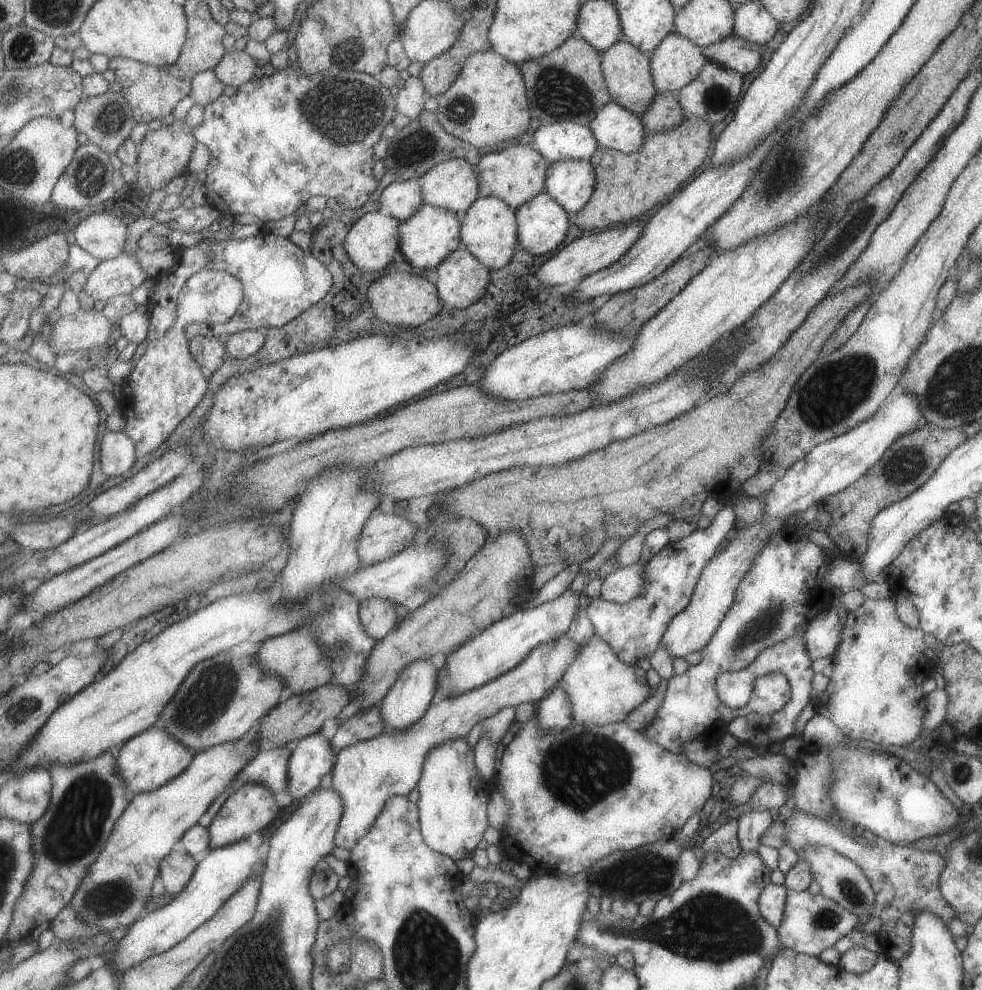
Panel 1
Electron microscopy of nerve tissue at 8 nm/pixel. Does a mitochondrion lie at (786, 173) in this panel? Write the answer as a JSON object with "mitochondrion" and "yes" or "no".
{"mitochondrion":"yes"}

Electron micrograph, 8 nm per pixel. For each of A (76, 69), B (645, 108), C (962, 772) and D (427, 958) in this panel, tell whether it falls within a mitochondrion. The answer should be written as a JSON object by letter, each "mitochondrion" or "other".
{"A":"other","B":"other","C":"mitochondrion","D":"mitochondrion"}

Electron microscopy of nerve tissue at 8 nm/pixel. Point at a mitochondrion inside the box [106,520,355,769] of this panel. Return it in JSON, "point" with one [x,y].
{"point":[211,693]}

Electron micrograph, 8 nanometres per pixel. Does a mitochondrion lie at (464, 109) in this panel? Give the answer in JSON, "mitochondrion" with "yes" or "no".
{"mitochondrion":"yes"}

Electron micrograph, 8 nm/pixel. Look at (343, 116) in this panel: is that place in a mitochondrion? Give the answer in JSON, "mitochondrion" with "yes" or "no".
{"mitochondrion":"yes"}

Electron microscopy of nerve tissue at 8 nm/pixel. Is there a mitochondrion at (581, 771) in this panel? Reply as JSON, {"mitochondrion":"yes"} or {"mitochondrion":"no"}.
{"mitochondrion":"yes"}

